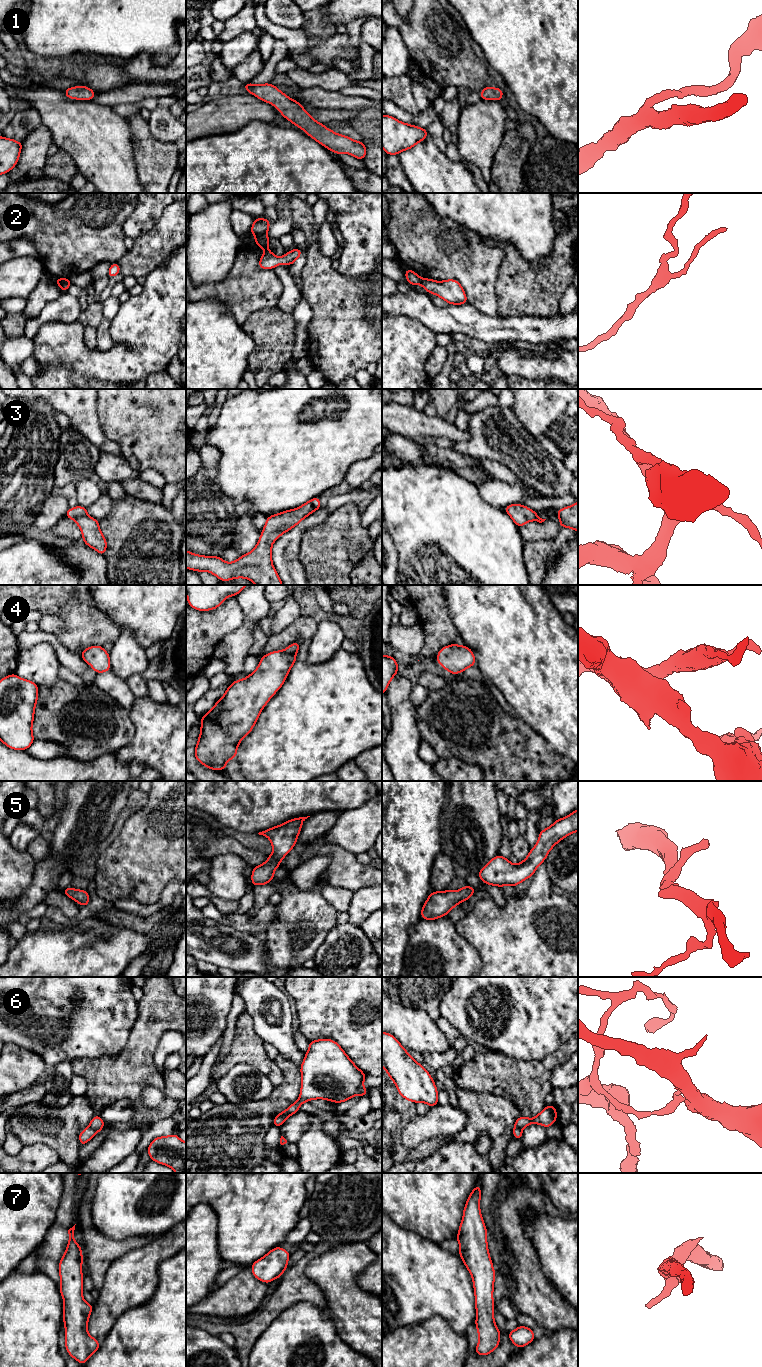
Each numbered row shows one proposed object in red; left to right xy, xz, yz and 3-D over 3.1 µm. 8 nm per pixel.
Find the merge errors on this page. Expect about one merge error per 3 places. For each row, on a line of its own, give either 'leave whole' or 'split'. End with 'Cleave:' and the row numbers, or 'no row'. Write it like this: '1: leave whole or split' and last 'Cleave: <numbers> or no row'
1: leave whole
2: split
3: leave whole
4: leave whole
5: leave whole
6: split
7: leave whole
Cleave: 2, 6

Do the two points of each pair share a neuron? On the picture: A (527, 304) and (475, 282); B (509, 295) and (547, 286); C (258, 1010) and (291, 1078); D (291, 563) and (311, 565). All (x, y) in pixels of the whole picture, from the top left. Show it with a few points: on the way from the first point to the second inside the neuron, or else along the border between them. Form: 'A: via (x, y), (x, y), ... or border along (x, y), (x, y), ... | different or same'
A: border along (499, 268), (496, 282), (496, 315) | different
B: via (518, 295), (525, 288), (538, 287) | same
C: border along (279, 1054), (299, 1067) | different
D: border along (300, 541), (298, 560), (305, 574) | different

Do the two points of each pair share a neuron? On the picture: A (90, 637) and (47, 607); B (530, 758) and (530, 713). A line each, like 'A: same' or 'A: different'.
A: same
B: different

